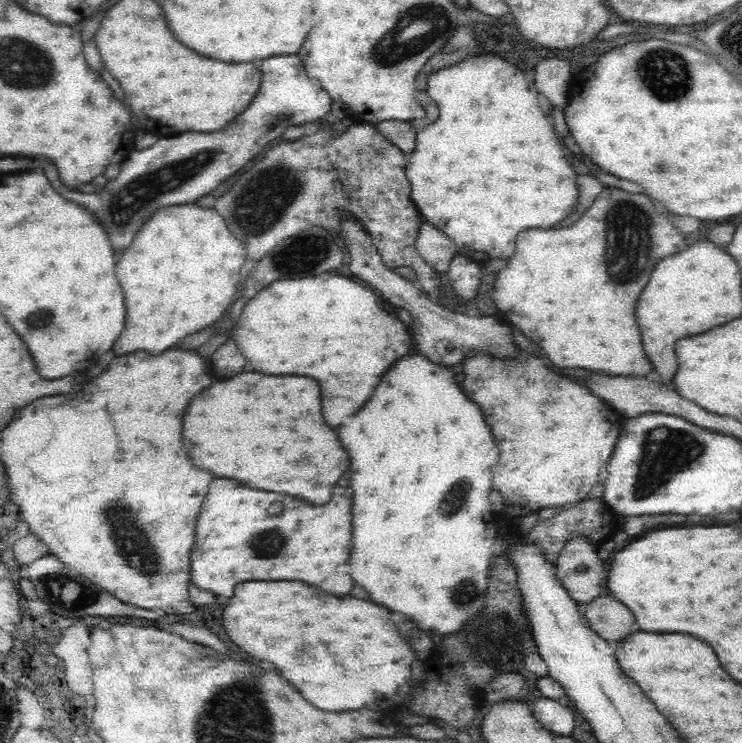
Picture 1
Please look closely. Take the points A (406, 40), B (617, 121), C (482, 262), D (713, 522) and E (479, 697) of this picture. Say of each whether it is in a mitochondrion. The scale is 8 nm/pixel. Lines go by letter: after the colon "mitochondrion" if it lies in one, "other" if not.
A: mitochondrion
B: other
C: other
D: other
E: other

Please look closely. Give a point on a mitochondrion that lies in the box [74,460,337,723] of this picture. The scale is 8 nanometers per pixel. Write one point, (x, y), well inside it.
(134, 548)

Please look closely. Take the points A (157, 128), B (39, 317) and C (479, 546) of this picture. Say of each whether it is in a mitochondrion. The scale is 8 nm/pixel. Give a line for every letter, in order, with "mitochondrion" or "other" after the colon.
A: other
B: mitochondrion
C: other

